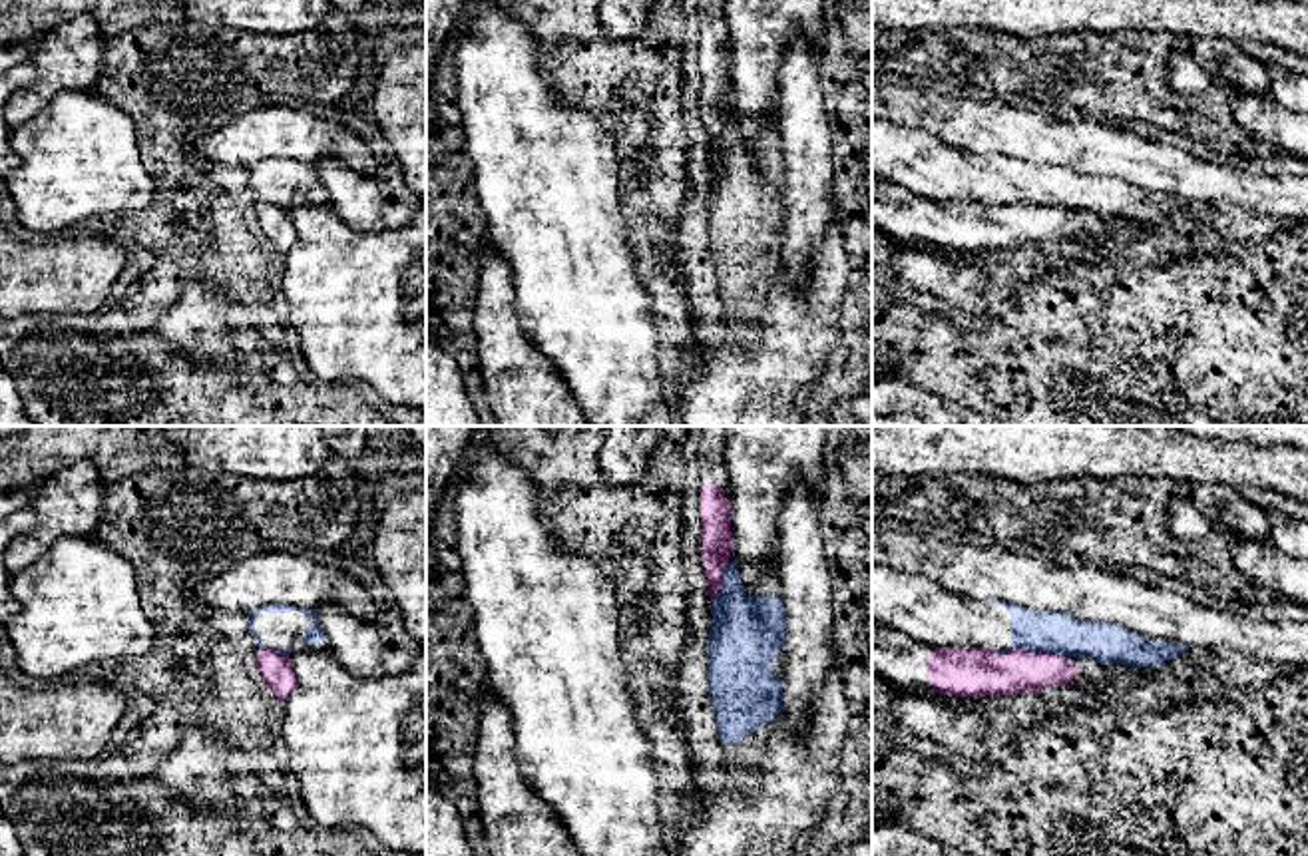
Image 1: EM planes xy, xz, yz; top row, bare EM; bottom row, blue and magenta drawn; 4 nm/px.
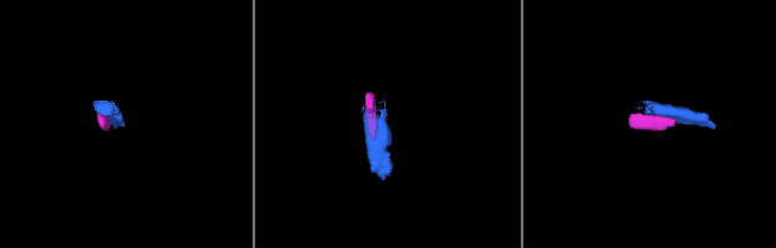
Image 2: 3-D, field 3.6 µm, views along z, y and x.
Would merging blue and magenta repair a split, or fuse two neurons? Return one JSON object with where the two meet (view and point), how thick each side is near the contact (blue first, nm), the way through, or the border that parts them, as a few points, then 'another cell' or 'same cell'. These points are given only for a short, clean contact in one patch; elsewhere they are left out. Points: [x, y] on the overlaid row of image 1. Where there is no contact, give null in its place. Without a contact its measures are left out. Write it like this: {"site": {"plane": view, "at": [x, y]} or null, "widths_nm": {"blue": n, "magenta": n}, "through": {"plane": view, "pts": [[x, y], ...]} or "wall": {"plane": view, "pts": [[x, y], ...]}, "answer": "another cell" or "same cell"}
{"site": {"plane": "yz", "at": [1030, 649]}, "widths_nm": {"blue": 180, "magenta": 200}, "wall": {"plane": "yz", "pts": [[992, 649], [1040, 649], [1066, 657]]}, "answer": "another cell"}

